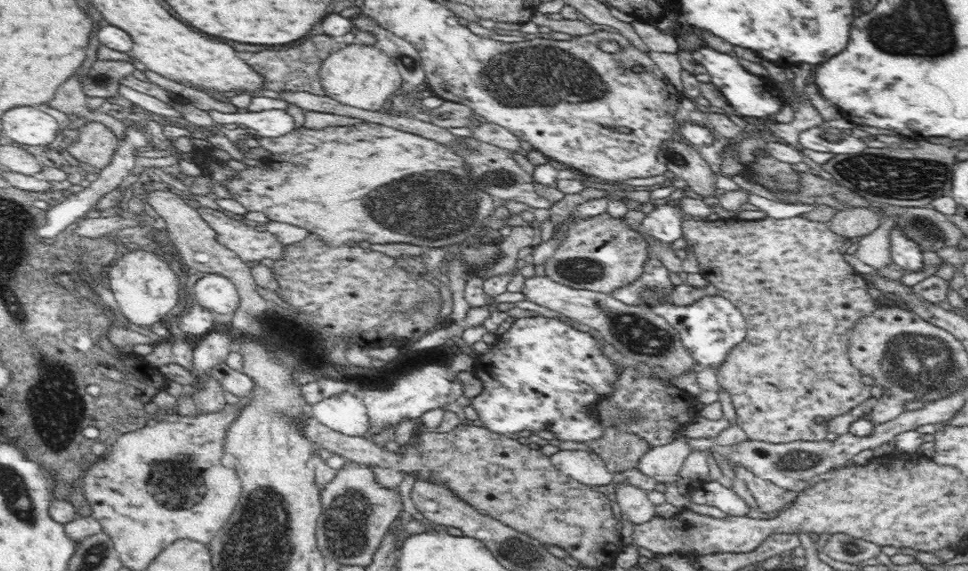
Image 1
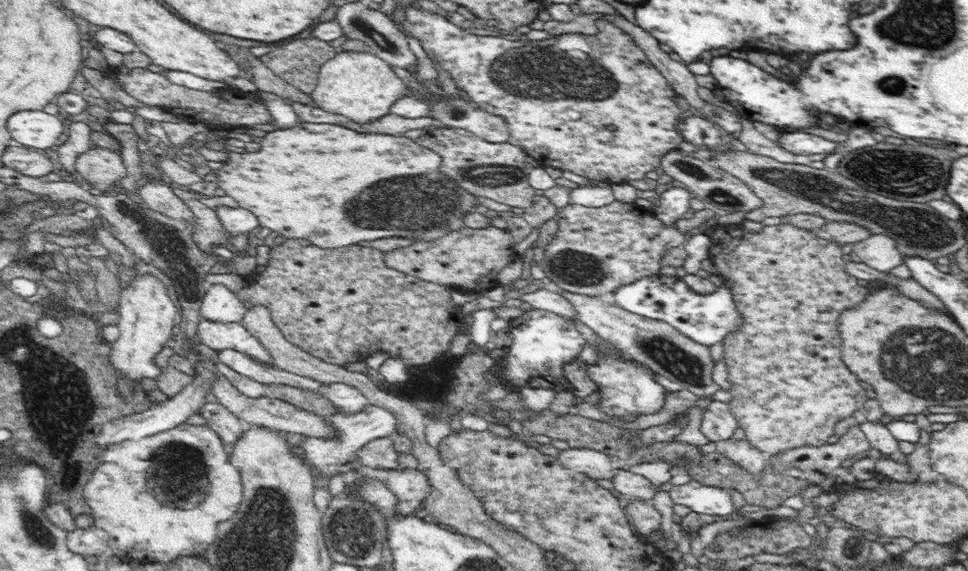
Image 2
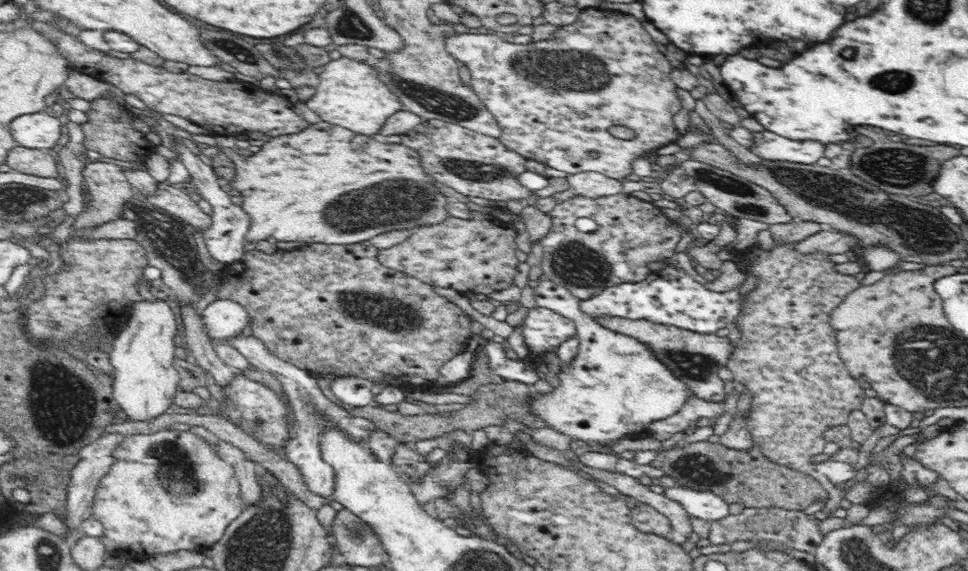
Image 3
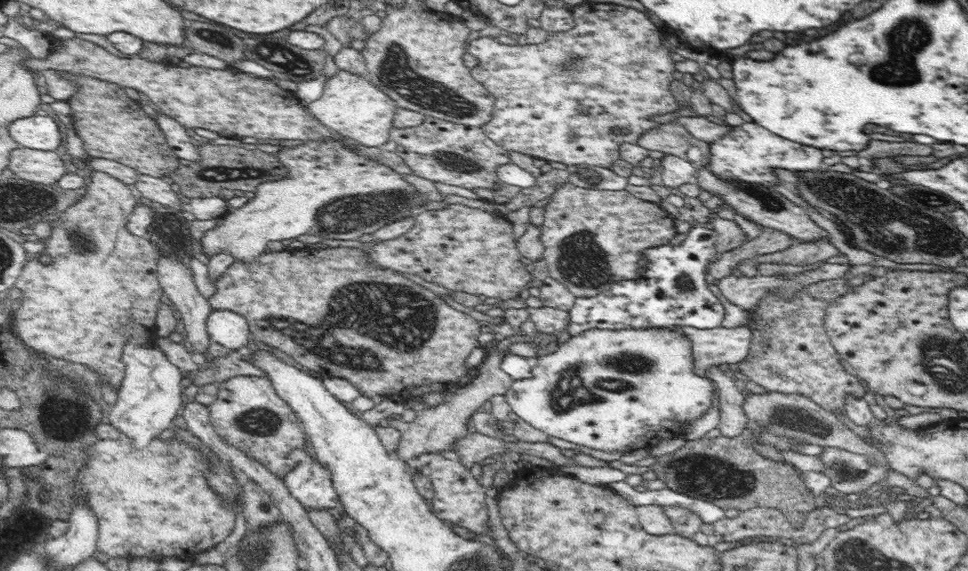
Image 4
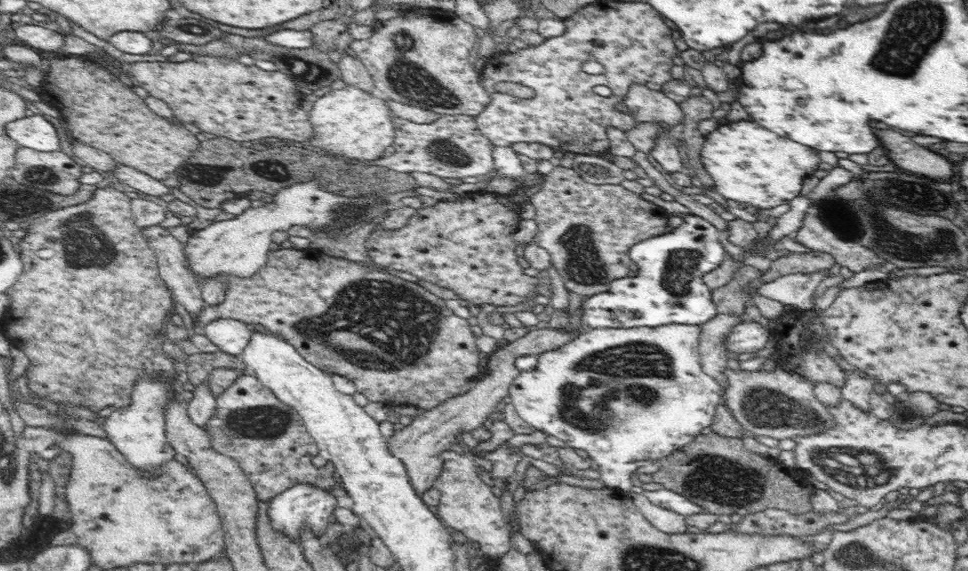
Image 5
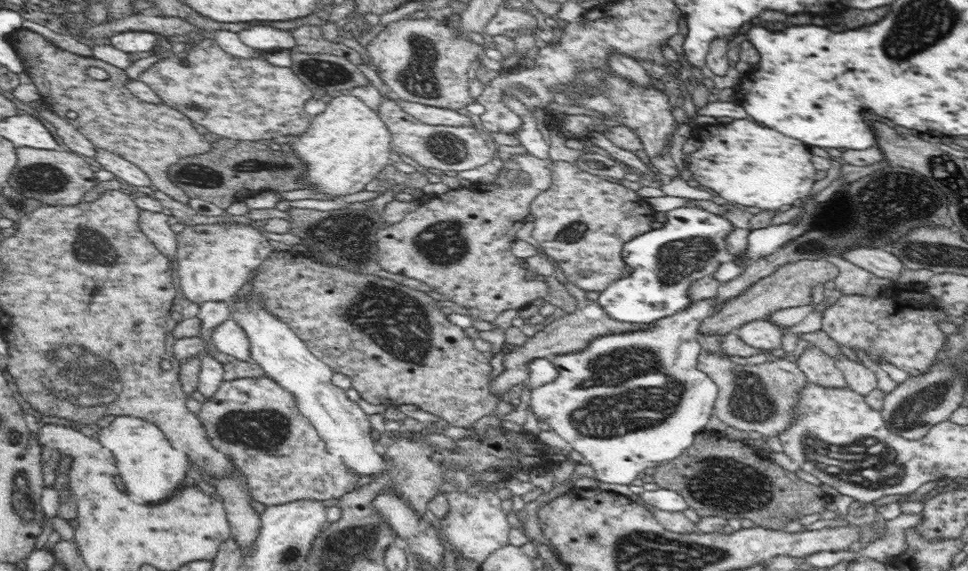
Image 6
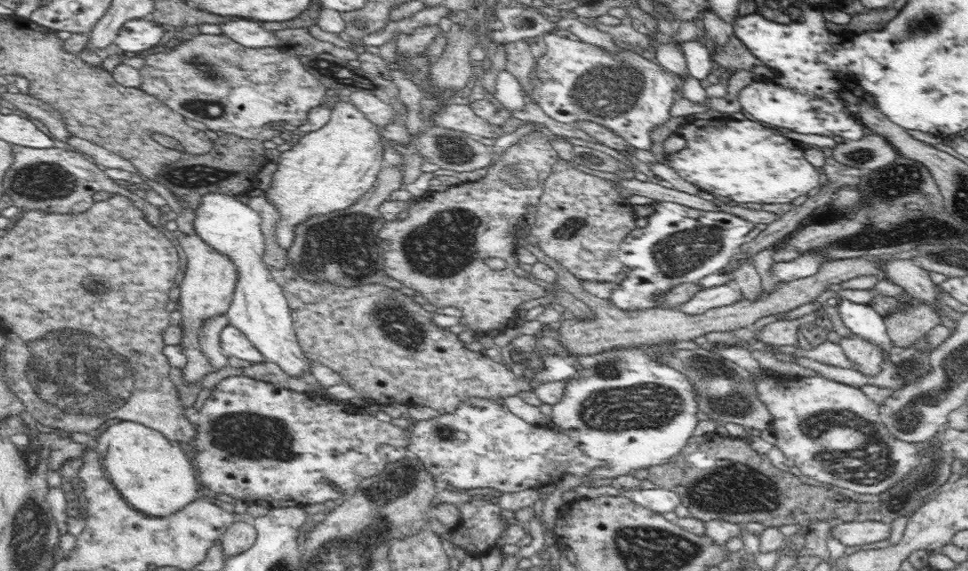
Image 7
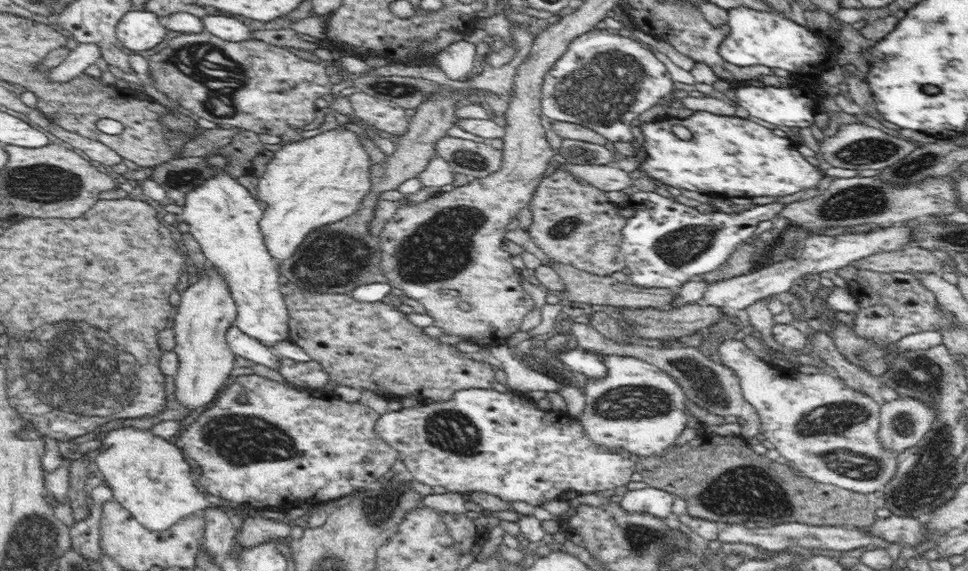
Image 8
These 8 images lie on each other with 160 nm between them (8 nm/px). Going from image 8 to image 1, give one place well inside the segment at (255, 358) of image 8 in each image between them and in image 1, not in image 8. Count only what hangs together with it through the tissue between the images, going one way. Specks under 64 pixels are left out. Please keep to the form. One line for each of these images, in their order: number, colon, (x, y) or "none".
1: (215, 293)
2: (219, 304)
3: (224, 319)
4: (230, 329)
5: (230, 335)
6: (230, 338)
7: (234, 342)

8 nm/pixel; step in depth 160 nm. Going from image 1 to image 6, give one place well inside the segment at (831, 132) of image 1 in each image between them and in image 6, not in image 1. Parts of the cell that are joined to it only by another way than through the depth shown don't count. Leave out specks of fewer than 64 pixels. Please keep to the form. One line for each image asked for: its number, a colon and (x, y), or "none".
2: (798, 142)
3: (768, 145)
4: (749, 153)
5: (749, 164)
6: (768, 170)

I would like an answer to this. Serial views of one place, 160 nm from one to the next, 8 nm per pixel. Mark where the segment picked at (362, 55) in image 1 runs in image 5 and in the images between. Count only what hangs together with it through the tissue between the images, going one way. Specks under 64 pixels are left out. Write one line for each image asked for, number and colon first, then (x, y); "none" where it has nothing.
2: (361, 86)
3: (350, 94)
4: (351, 106)
5: (351, 122)

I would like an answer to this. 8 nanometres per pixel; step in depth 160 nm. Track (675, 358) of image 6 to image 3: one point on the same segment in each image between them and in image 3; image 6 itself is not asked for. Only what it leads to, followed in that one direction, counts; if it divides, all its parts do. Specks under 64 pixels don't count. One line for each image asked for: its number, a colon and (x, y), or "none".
3: (616, 387)
4: (614, 390)
5: (623, 395)

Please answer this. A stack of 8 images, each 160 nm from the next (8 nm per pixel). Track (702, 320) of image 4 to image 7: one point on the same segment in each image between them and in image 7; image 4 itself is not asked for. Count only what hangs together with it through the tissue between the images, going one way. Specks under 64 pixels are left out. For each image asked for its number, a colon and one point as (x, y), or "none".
5: (669, 288)
6: (690, 245)
7: (674, 245)

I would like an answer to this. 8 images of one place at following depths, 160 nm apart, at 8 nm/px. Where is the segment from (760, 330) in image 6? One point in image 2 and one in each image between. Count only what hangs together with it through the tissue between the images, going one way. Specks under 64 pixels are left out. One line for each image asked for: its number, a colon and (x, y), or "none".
2: (655, 344)
3: (694, 358)
4: (720, 347)
5: (746, 336)

